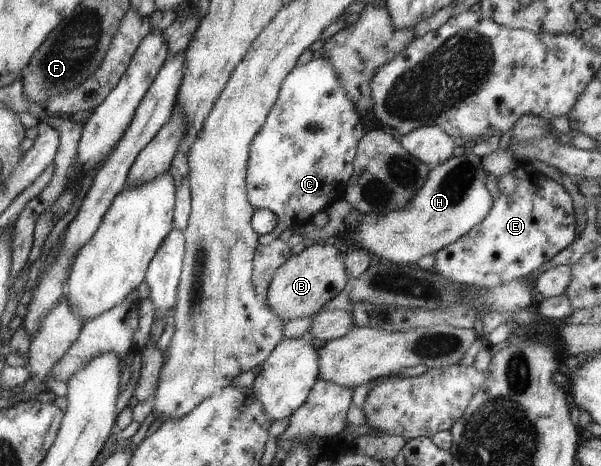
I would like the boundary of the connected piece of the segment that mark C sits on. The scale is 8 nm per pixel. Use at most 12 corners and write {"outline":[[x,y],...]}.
{"outline":[[322,57],[296,66],[250,144],[274,243],[343,198],[363,136]]}

